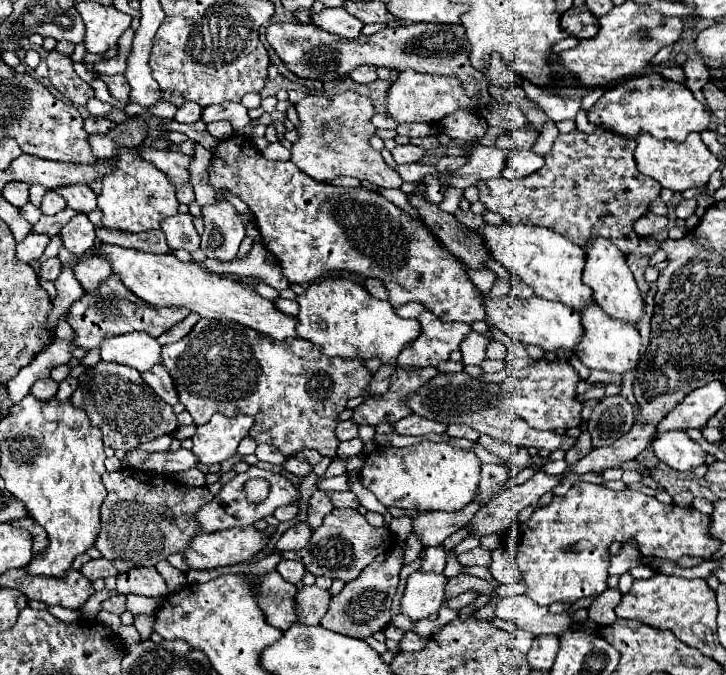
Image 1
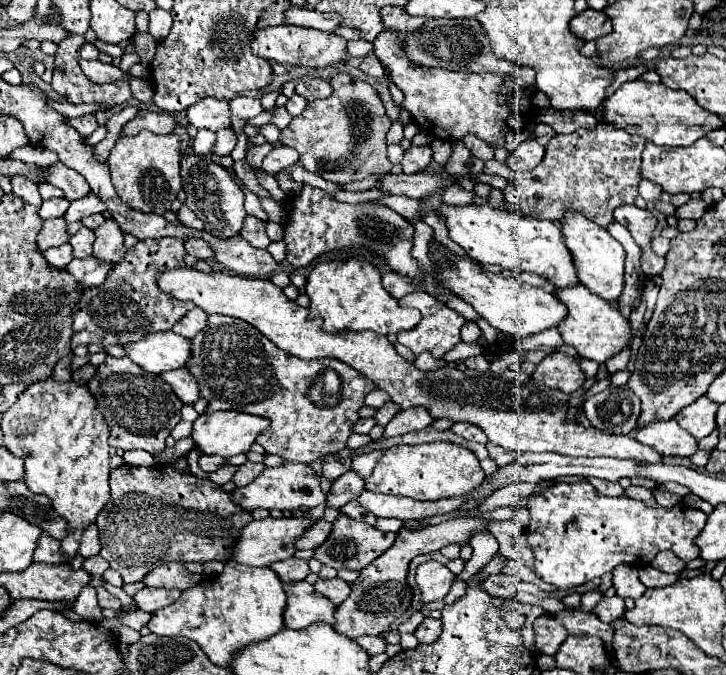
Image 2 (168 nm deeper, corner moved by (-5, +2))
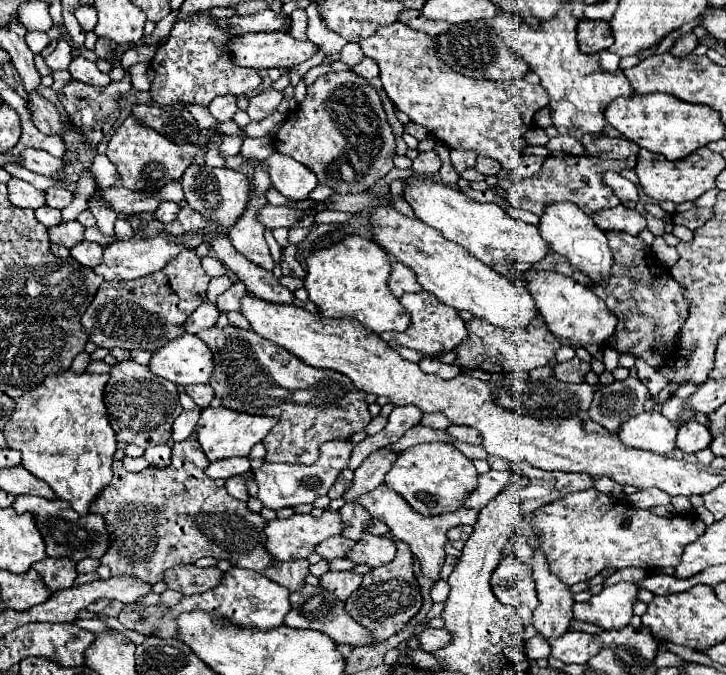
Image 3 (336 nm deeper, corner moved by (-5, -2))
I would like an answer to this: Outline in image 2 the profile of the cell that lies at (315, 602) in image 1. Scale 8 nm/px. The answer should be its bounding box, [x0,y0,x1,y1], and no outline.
[315,577,351,605]

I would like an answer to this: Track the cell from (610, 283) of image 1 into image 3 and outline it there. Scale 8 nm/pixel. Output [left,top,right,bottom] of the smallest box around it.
[539,203,613,285]

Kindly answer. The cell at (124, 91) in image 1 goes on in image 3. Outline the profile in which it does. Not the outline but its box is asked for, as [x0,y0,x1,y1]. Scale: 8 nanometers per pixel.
[69,57,111,85]

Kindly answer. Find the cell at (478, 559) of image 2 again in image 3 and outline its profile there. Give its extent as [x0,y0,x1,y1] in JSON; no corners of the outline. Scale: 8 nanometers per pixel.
[447,525,473,541]

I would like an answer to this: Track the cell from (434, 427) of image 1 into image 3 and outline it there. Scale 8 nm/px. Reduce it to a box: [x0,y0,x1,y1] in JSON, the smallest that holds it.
[347,405,423,471]

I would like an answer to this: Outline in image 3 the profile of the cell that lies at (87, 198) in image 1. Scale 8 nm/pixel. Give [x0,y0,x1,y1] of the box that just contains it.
[21,149,65,179]

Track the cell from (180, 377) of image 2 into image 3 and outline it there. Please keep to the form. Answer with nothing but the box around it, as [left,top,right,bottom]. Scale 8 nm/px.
[185,385,215,409]

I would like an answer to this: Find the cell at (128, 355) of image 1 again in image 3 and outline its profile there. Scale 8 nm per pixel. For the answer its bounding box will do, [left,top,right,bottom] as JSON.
[147,333,213,385]

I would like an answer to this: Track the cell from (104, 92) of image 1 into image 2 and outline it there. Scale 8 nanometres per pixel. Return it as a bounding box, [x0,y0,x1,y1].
[130,77,154,103]

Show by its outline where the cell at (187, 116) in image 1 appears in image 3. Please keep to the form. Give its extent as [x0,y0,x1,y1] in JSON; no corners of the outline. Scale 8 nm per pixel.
[209,95,237,123]

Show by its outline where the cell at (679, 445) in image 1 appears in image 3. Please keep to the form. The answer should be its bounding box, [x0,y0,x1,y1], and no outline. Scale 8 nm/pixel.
[617,409,677,455]

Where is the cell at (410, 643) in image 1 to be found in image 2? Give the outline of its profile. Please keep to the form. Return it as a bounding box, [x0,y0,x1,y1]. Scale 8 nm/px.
[413,617,441,643]

